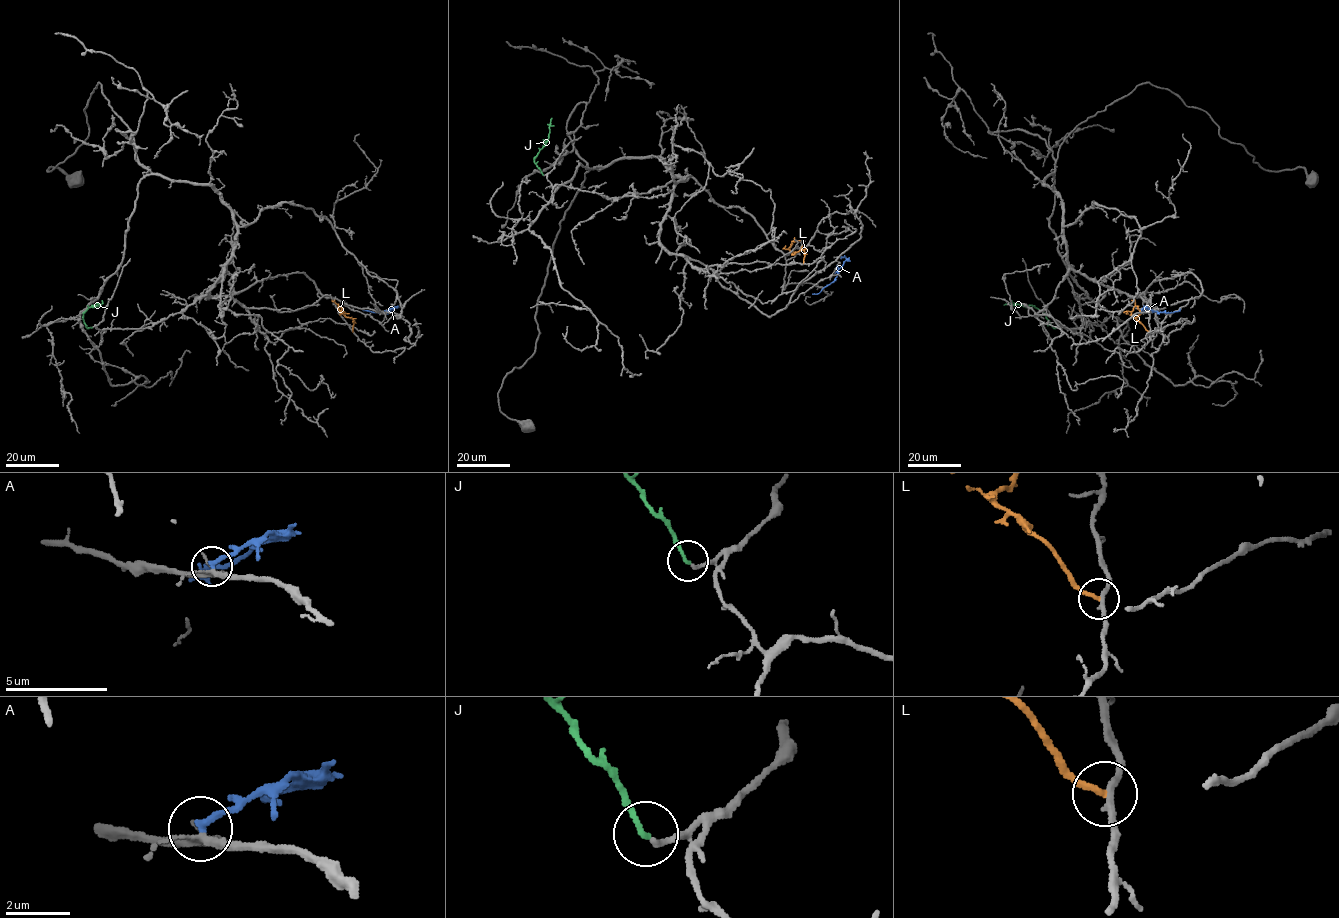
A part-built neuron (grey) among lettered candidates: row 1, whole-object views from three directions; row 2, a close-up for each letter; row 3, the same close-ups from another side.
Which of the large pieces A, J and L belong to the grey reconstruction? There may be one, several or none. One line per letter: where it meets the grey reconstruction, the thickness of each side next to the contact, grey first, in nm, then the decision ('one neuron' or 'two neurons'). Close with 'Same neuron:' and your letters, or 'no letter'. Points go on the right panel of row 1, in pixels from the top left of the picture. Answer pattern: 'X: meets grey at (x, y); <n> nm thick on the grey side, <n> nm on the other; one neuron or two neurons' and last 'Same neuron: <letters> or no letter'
A: meets grey at (1143, 311); 240 nm thick on the grey side, 220 nm on the other; two neurons
J: meets grey at (1060, 327); 160 nm thick on the grey side, 150 nm on the other; one neuron
L: meets grey at (1149, 331); 200 nm thick on the grey side, 200 nm on the other; two neurons
Same neuron: J

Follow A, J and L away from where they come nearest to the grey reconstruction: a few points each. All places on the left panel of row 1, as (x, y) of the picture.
A: (387, 311), (395, 307), (382, 313), (361, 309)
J: (92, 327), (86, 326), (83, 313), (89, 307), (100, 305)
L: (352, 331), (353, 320), (345, 316), (339, 306), (340, 311), (349, 313)

